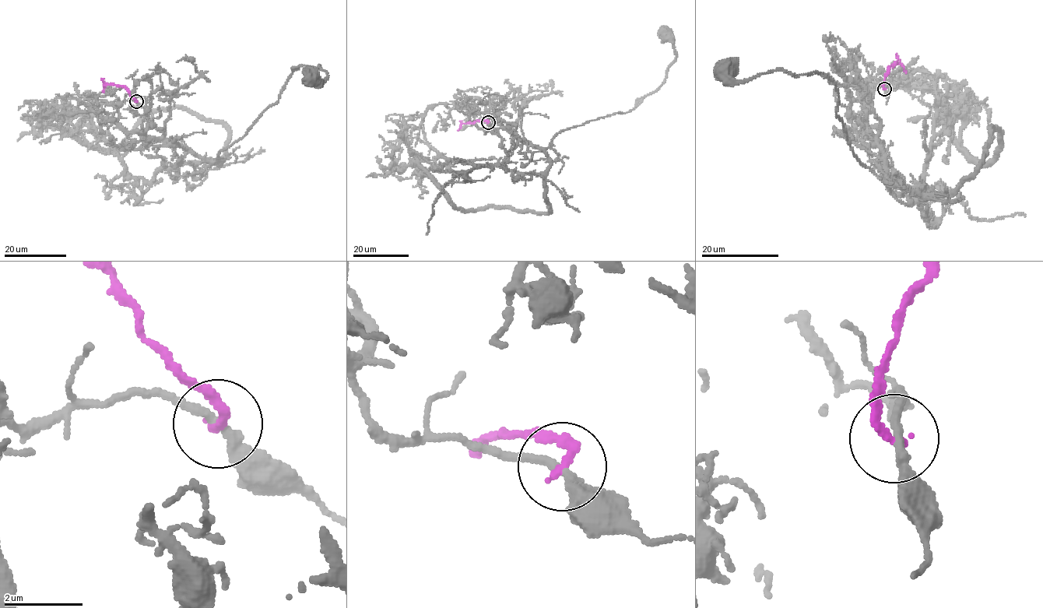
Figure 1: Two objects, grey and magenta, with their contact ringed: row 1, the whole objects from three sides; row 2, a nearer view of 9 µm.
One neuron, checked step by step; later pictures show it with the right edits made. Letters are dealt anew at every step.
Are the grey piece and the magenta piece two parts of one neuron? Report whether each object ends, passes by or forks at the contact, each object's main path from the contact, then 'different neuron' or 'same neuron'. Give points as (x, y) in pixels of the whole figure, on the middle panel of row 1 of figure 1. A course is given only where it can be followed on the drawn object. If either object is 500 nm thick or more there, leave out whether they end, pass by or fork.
grey passes by; magenta ends there; grey runs (488, 123), (471, 112), (489, 113), (546, 148), (564, 130), (634, 107), (661, 84), (676, 57), (665, 36); magenta runs (488, 123), (484, 120), (461, 124), (458, 131); different neuron

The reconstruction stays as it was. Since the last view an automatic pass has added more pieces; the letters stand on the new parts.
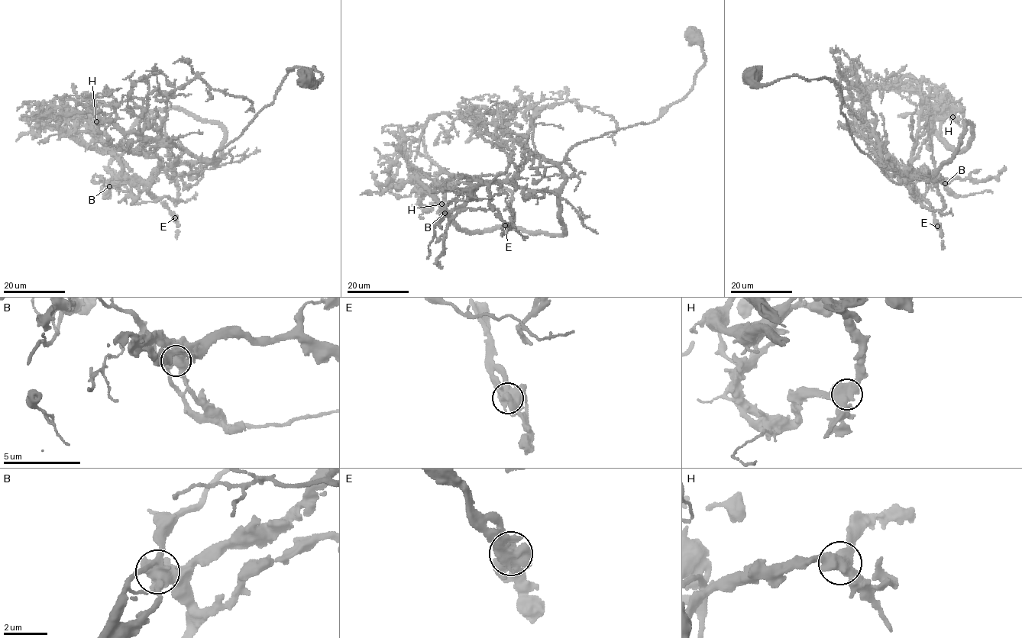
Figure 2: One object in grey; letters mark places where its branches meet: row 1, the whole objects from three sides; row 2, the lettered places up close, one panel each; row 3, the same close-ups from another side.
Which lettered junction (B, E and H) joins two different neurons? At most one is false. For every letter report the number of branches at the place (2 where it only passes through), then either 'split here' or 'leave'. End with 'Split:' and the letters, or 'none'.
B: 5 branches meet; split here
E: 4 branches meet; leave
H: 3 branches meet; leave
Split: B

